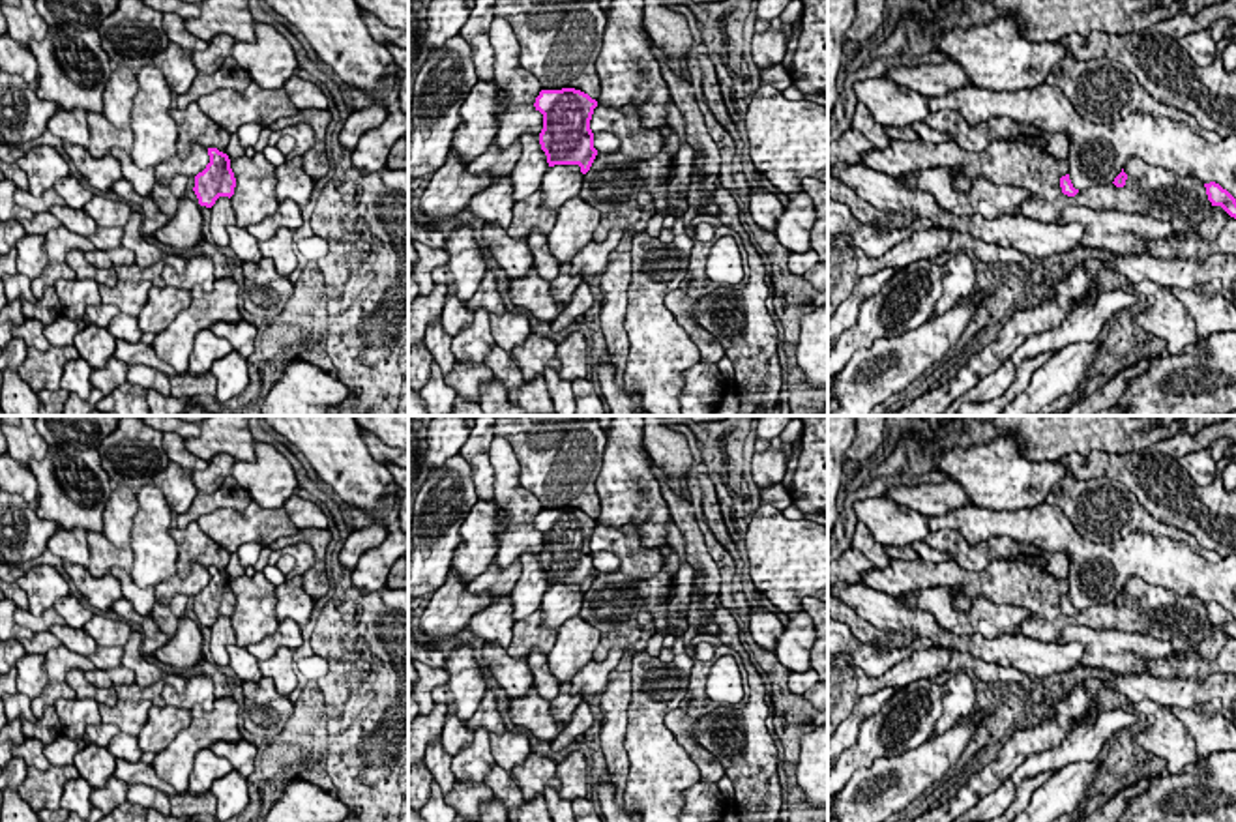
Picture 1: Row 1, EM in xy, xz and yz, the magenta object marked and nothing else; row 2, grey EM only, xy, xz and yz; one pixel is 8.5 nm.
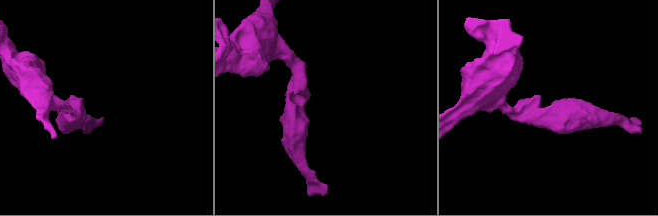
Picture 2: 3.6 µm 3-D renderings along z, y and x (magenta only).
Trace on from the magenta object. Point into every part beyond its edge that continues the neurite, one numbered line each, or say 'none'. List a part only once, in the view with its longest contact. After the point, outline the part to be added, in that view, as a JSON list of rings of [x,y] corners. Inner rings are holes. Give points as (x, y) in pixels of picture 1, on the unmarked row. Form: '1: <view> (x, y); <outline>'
none

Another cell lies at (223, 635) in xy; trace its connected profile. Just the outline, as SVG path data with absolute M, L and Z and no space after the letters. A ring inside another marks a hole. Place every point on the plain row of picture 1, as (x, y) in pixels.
M219 616L215 624L210 627L212 639L210 639L210 653L212 663L215 663L219 668L228 667L230 657L227 648L230 644L236 644L236 633L232 627L232 622L228 616Z

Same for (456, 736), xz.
M455 706L448 708L448 715L442 727L442 747L448 755L455 756L461 749L472 743L474 732L464 727L457 717Z

